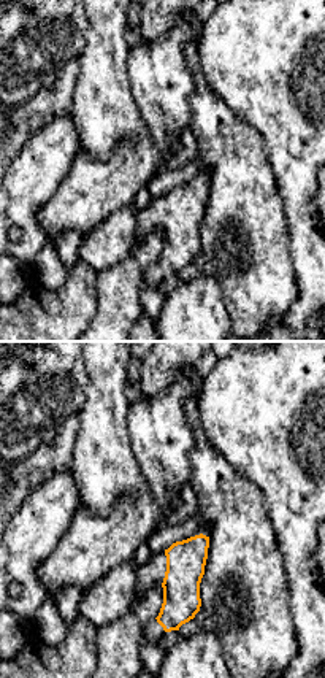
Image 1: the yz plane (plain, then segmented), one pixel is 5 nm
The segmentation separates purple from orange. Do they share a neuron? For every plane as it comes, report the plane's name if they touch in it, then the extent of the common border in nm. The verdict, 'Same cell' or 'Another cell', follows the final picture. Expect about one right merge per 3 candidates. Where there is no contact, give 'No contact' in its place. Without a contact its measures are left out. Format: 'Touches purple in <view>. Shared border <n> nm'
No contact

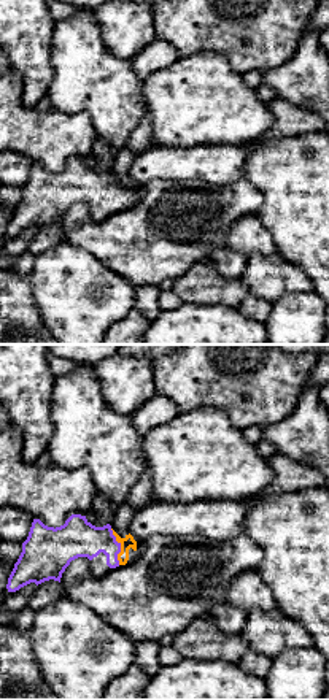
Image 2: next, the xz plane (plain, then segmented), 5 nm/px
Touches purple in xz. Shared border 190 nm

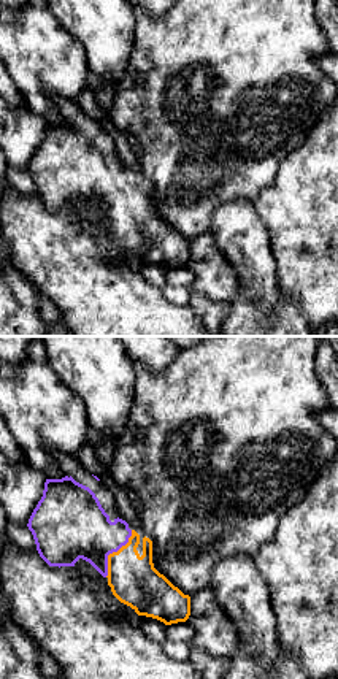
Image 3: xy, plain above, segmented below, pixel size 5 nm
Touches purple in xy. Shared border 280 nm

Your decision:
Same cell

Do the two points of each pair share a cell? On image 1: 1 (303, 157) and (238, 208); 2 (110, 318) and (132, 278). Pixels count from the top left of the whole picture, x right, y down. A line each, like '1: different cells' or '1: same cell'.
1: different cells
2: same cell

